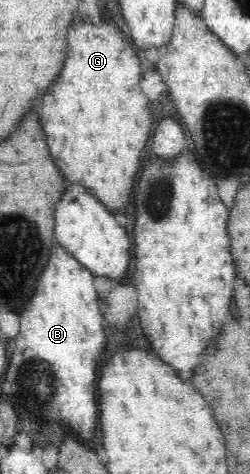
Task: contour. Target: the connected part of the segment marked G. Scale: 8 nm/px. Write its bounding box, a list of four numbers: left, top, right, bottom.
[41,18,153,216]

